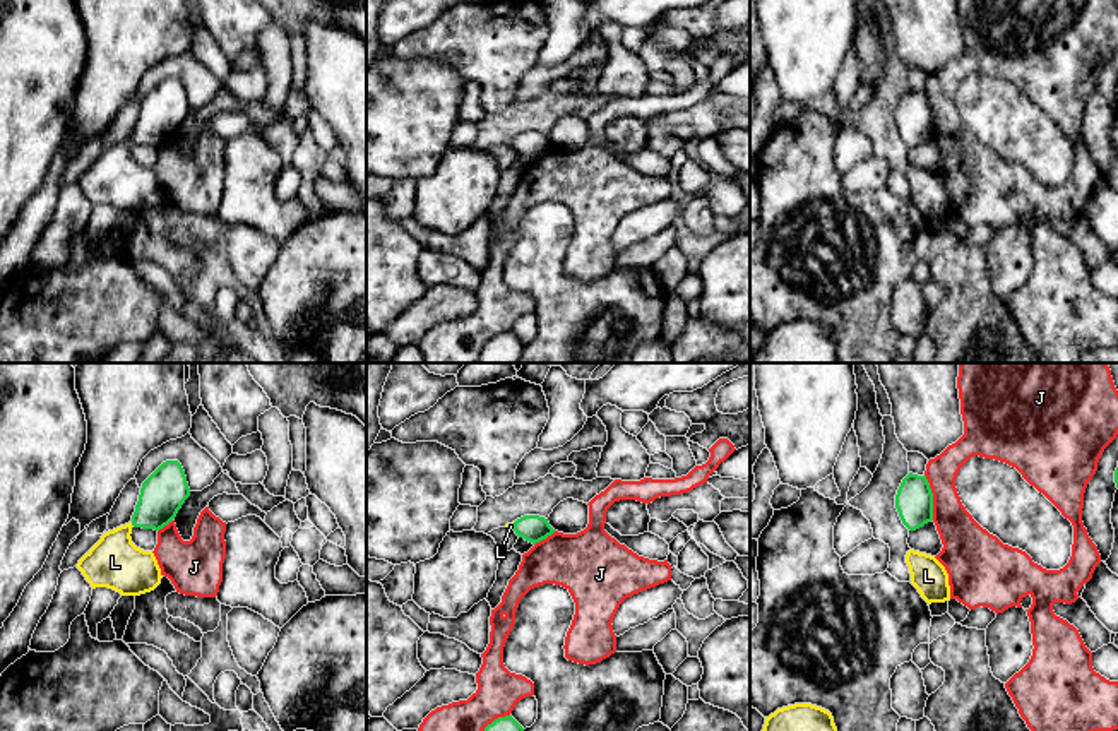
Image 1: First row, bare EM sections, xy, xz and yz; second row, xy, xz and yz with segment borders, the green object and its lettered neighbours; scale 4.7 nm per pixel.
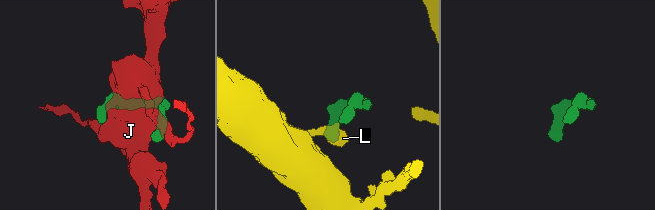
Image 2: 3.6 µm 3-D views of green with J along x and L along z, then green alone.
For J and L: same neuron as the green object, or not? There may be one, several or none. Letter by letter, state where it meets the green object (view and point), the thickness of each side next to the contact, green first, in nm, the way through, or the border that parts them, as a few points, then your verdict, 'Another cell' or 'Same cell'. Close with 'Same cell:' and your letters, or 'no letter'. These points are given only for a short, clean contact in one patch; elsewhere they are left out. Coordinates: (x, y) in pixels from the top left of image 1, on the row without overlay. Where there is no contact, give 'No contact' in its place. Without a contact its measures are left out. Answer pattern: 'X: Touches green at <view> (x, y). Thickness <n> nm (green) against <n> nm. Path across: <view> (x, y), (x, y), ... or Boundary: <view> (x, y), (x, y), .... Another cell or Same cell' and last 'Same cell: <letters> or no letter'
J: Touches green at yz (932, 113). Thickness 180 nm (green) against 200 nm. Another cell
L: Touches green at xy (132, 141). Thickness 200 nm (green) against 240 nm. Path across: xy (163, 110), (132, 141), (115, 163), (115, 178). Same cell
Same cell: L

